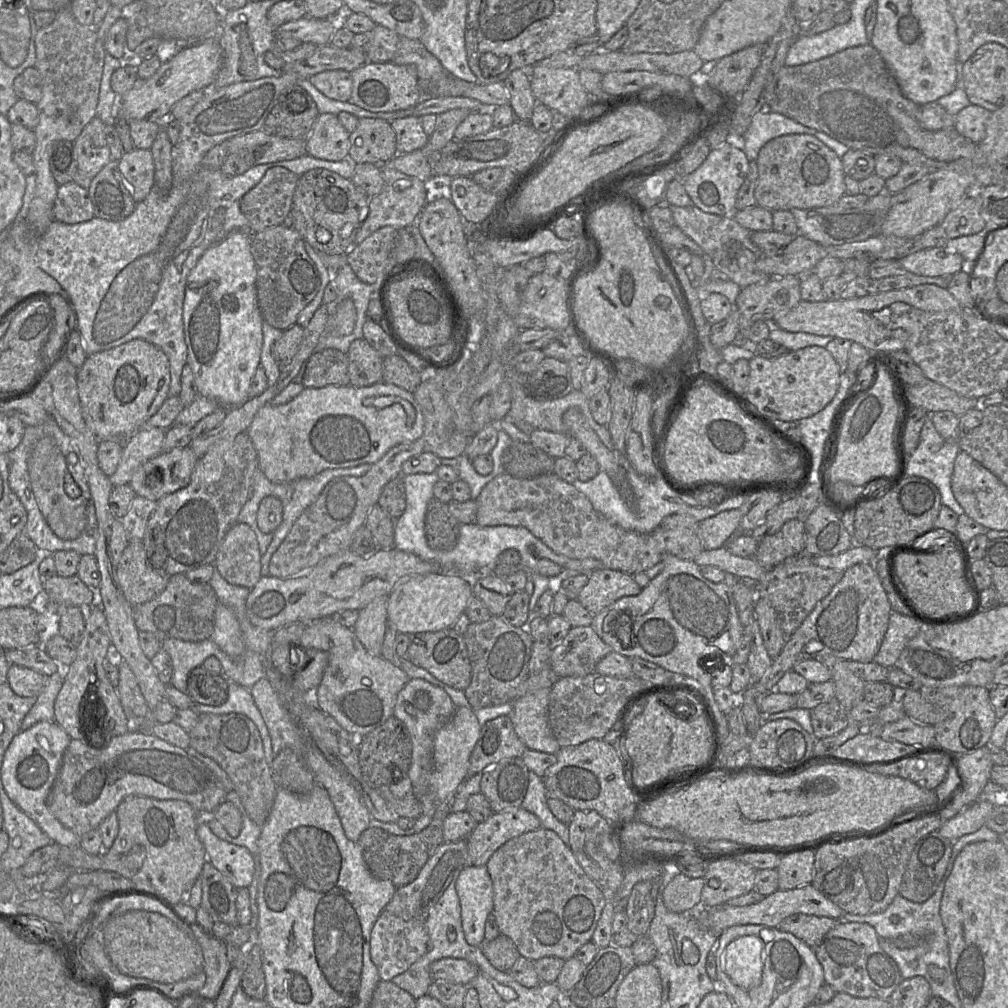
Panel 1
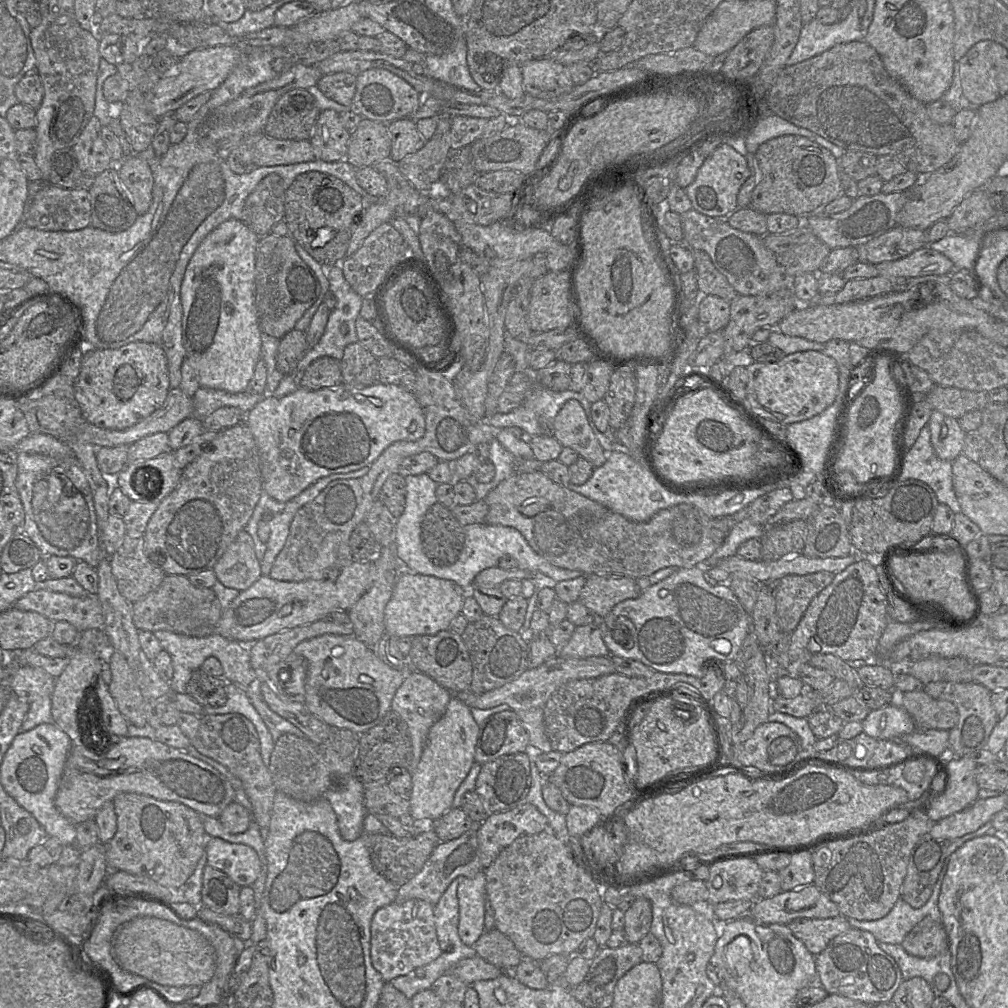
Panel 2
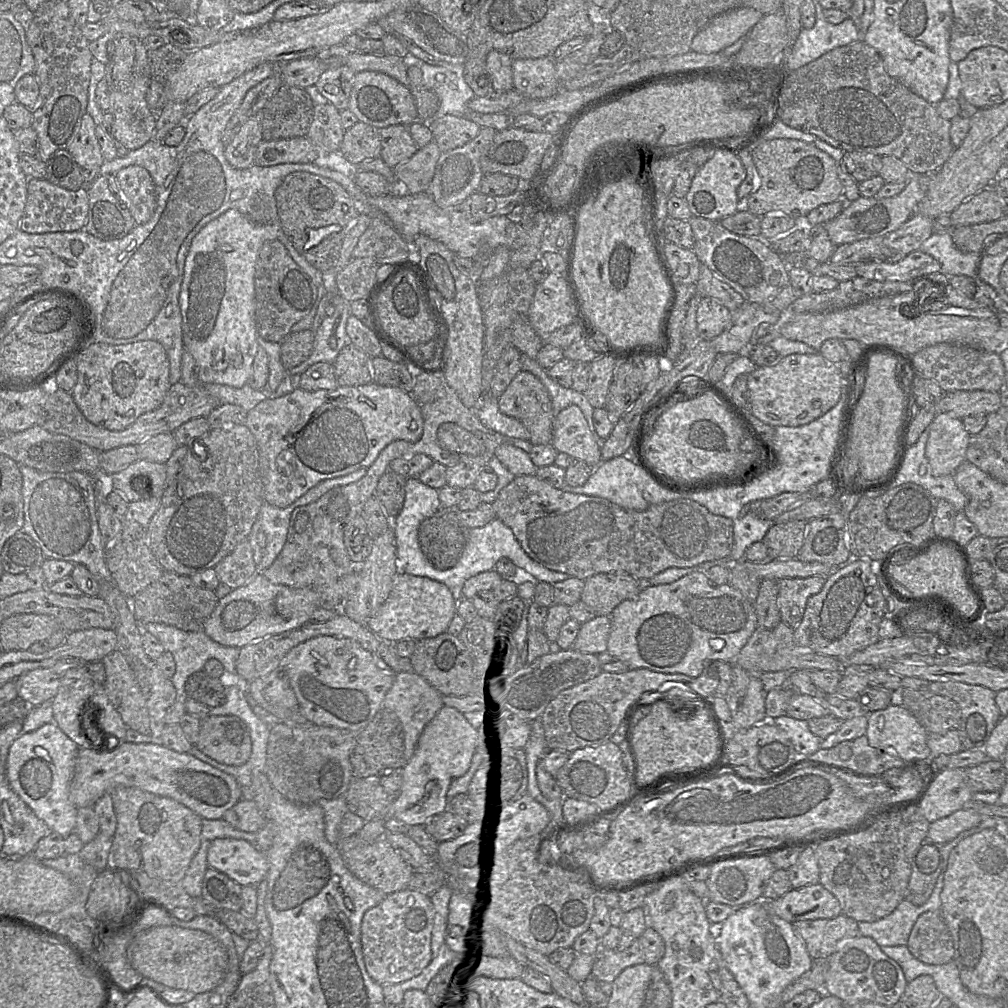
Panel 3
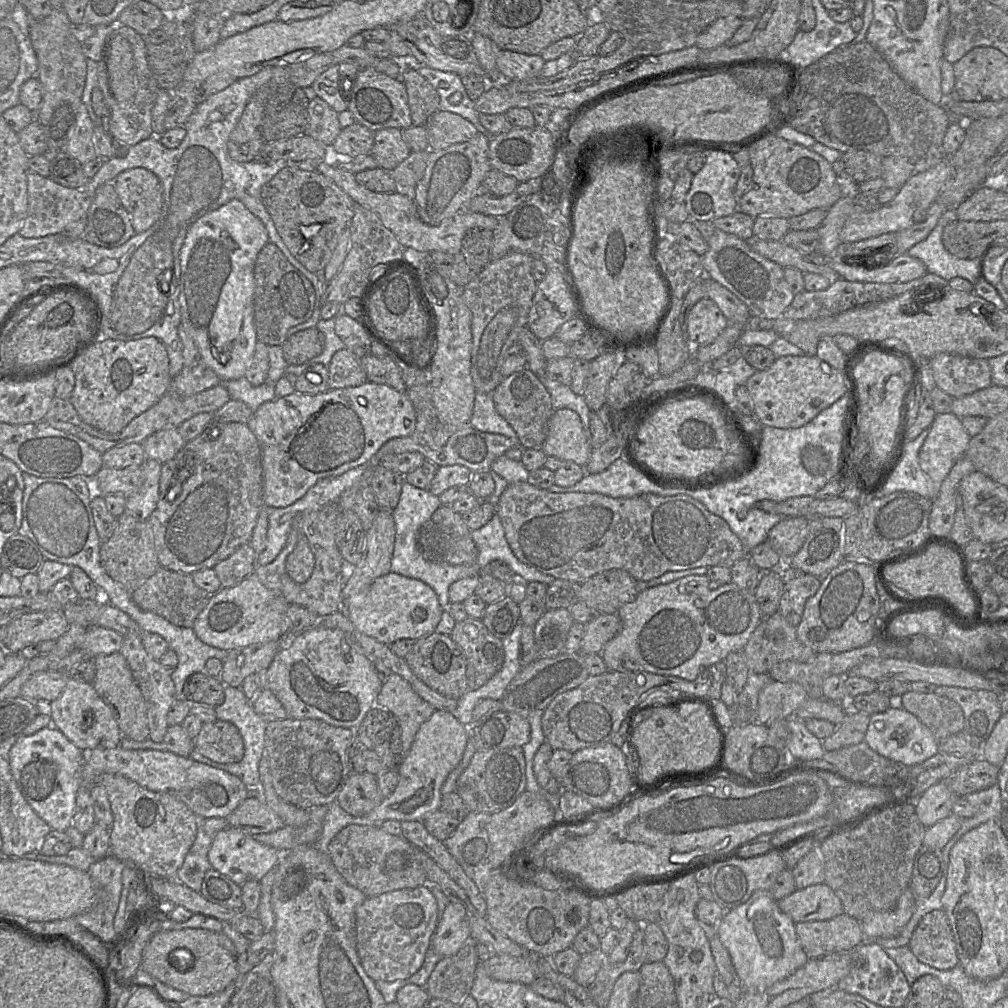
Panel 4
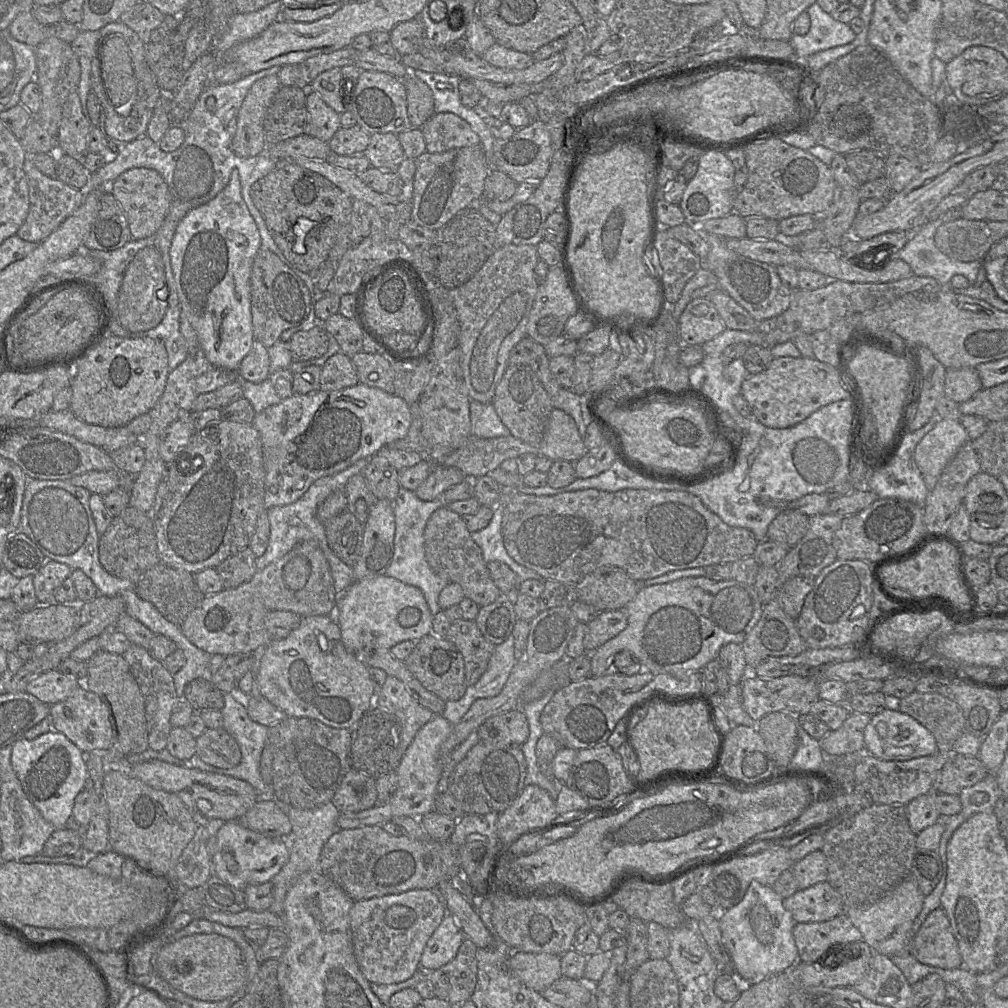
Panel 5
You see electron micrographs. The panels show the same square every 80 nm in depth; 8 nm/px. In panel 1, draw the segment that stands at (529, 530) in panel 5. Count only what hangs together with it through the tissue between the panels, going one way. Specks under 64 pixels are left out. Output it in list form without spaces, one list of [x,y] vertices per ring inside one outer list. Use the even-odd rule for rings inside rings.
[[[512,441],[502,454],[506,473],[487,483],[476,499],[475,523],[525,527],[557,554],[571,559],[597,559],[604,564],[604,569],[630,575],[646,572],[662,561],[664,554],[694,560],[704,551],[698,536],[699,522],[693,516],[669,515],[650,533],[625,530],[600,515],[573,484],[555,475],[554,460],[532,443]]]

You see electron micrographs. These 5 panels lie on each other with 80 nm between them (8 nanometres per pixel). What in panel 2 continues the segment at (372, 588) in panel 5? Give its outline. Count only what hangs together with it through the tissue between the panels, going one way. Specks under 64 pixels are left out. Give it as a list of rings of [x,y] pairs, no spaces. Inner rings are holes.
[[[401,572],[384,610],[385,631],[396,637],[432,635],[447,630],[463,607],[466,592],[454,581],[415,572]]]

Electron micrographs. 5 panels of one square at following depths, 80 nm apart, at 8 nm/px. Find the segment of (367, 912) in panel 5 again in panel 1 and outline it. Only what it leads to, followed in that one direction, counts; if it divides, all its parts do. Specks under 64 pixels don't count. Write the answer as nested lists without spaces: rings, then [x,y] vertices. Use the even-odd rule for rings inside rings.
[[[382,911],[376,920],[370,936],[371,960],[378,970],[382,981],[392,979],[405,972],[413,963],[423,956],[428,948],[429,935],[426,922],[404,920]]]

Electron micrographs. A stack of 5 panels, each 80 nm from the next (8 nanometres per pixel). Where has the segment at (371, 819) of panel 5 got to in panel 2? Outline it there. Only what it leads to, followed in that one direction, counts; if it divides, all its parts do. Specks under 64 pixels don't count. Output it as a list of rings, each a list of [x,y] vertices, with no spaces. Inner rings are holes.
[[[452,697],[443,716],[429,729],[421,759],[411,774],[409,814],[414,820],[435,821],[452,808],[455,792],[475,763],[478,733],[479,725],[471,709],[457,697]]]

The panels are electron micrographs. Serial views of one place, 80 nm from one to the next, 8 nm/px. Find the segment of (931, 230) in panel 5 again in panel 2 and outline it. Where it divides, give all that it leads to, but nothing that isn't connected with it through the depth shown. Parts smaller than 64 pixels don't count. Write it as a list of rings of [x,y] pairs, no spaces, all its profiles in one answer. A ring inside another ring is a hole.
[[[949,233],[942,239],[928,244],[928,247],[950,259],[955,270],[972,271],[980,252],[982,233],[979,237]]]

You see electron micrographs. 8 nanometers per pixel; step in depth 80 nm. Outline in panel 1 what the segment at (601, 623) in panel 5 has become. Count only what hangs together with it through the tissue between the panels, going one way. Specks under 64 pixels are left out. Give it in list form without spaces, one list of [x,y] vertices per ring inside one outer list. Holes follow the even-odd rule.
[[[592,626],[572,627],[561,642],[553,645],[549,666],[559,678],[584,677],[594,673],[597,663],[612,651]]]

